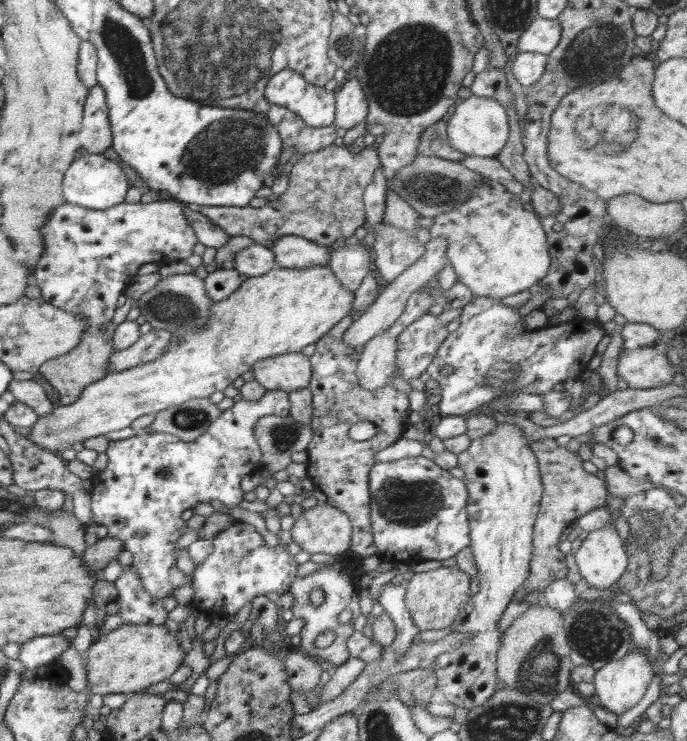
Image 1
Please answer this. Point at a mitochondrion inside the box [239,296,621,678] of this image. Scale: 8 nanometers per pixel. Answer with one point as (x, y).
(409, 502)

